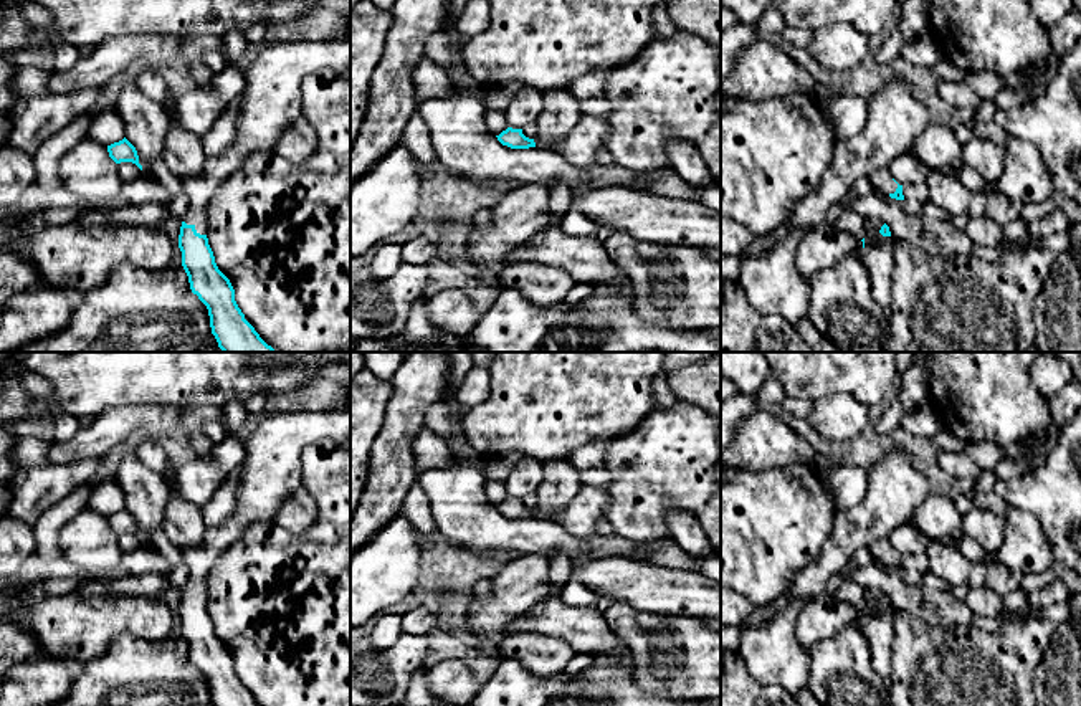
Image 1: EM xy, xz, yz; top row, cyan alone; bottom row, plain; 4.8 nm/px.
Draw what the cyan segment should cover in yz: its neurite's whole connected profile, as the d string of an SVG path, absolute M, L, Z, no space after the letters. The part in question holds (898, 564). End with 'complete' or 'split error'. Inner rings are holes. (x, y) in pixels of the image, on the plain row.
M888 537L878 539L869 549L871 549L874 561L879 561L879 562L889 565L891 569L904 570L902 556L899 556L893 549Z; split error

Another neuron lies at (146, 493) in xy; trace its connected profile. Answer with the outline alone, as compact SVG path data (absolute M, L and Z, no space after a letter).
M131 453L121 461L116 479L124 493L126 509L137 521L140 547L155 552L154 534L162 531L169 501L164 476L147 468L137 453Z

